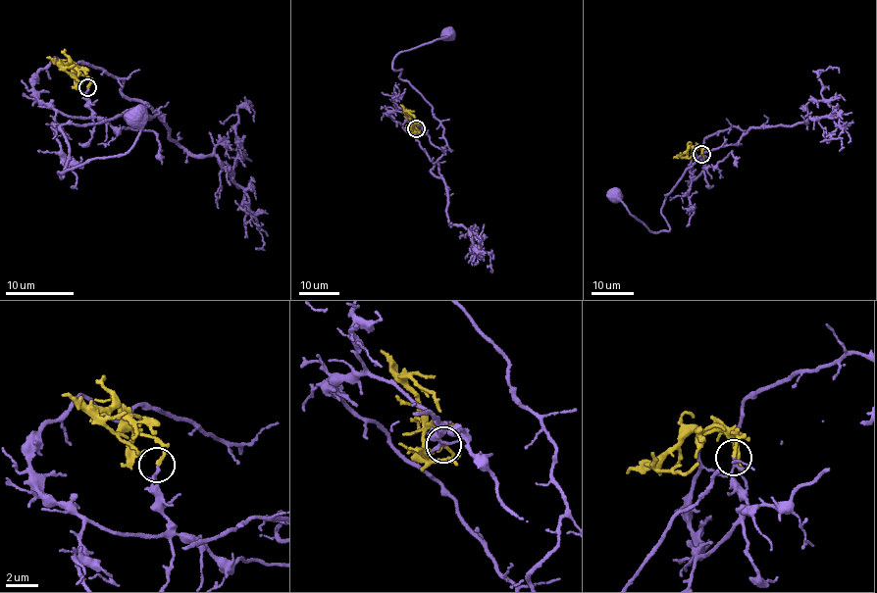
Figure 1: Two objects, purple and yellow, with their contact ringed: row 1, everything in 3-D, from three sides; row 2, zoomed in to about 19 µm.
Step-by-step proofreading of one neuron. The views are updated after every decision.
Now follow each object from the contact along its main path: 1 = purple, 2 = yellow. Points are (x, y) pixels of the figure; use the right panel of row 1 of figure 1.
1: (701, 154), (693, 180), (696, 146), (749, 128), (685, 169), (664, 201), (669, 230), (651, 231), (607, 192)
2: (701, 153), (702, 147), (689, 147), (682, 155), (688, 158), (692, 156)

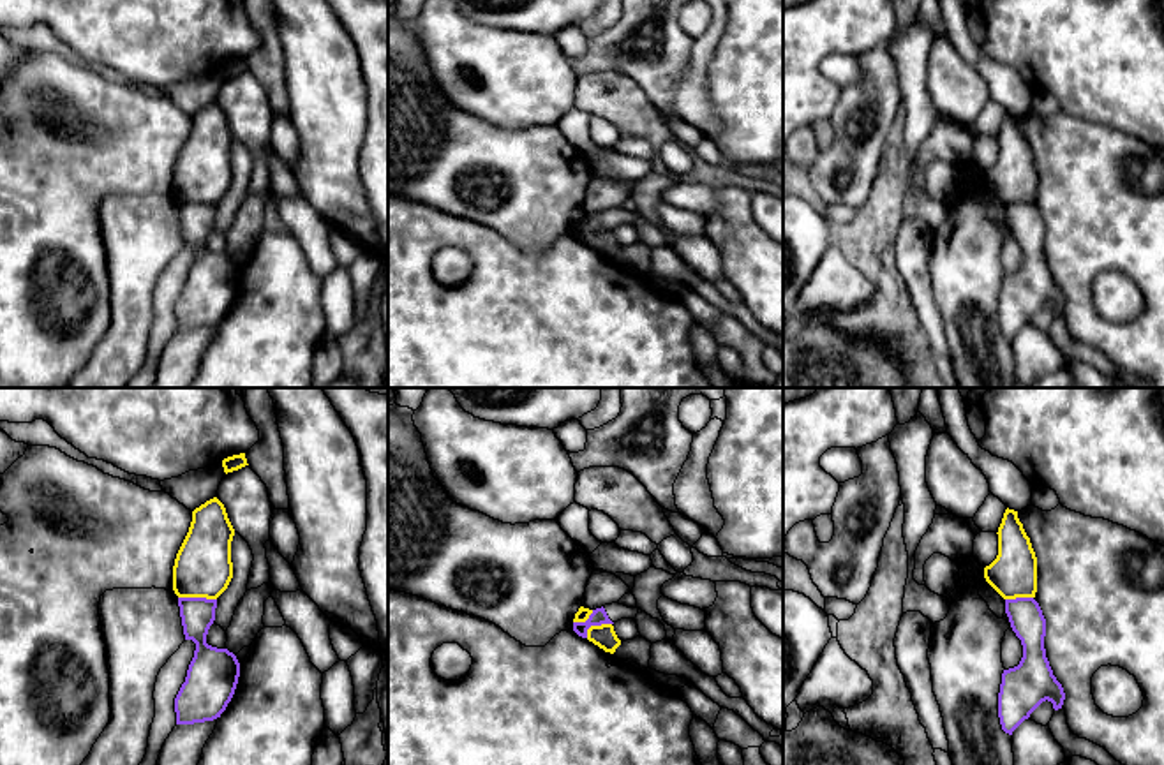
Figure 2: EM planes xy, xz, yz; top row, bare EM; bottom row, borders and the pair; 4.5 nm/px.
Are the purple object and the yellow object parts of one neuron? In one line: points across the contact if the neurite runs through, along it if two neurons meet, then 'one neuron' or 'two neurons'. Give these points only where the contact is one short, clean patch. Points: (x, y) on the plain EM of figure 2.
border xy (179, 201), (216, 205); two neurons

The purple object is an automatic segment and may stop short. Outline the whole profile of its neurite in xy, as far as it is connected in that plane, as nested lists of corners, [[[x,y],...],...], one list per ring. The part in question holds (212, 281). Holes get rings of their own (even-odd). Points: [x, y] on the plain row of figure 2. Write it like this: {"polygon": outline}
{"polygon": [[[178,203],[178,212],[185,245],[192,245],[196,256],[175,303],[176,330],[213,326],[220,323],[235,300],[240,268],[228,254],[206,249],[217,204]]]}

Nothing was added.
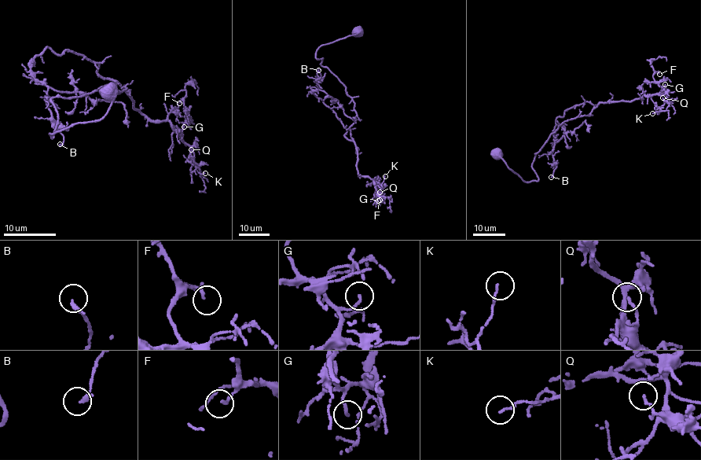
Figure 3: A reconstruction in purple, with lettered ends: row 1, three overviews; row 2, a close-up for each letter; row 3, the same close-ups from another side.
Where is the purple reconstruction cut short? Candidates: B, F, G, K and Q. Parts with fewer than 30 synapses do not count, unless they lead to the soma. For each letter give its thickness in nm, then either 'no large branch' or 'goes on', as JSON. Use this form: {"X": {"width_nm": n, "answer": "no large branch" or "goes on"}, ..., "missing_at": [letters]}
{"B": {"width_nm": 220, "answer": "no large branch"}, "F": {"width_nm": 150, "answer": "no large branch"}, "G": {"width_nm": 120, "answer": "no large branch"}, "K": {"width_nm": 110, "answer": "no large branch"}, "Q": {"width_nm": 120, "answer": "no large branch"}, "missing_at": []}

